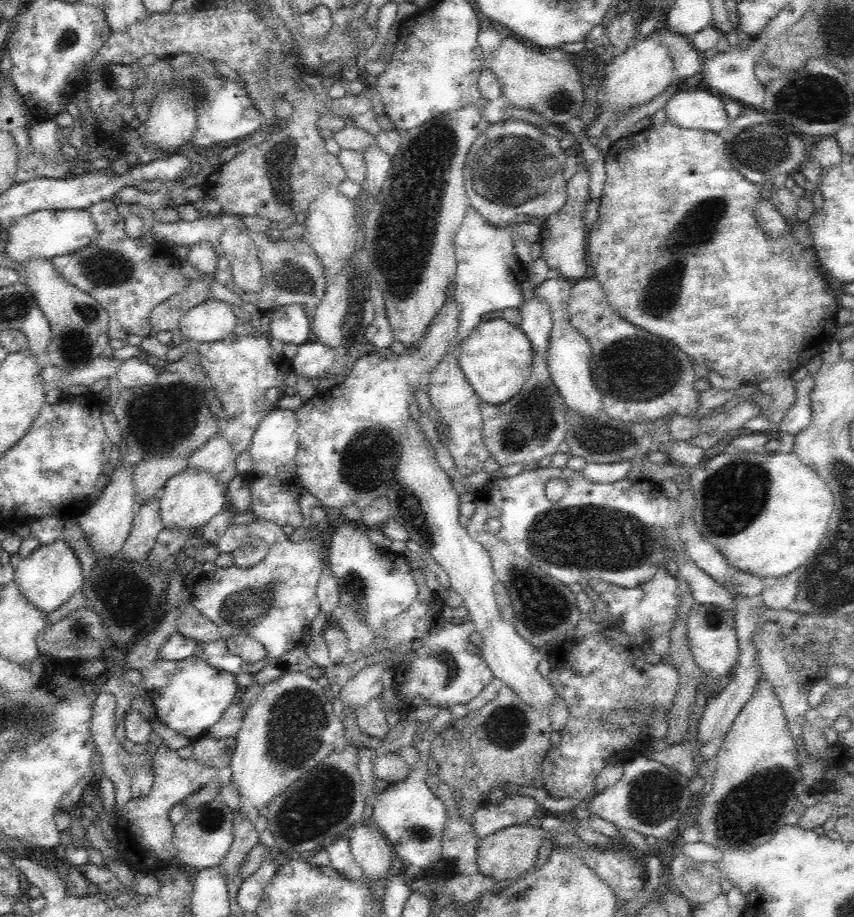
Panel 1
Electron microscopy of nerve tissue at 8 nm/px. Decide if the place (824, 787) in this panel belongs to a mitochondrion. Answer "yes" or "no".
no

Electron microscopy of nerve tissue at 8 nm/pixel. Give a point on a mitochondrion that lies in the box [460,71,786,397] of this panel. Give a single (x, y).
(507, 168)

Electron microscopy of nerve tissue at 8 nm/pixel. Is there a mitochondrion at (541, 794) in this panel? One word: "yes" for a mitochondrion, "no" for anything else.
no

